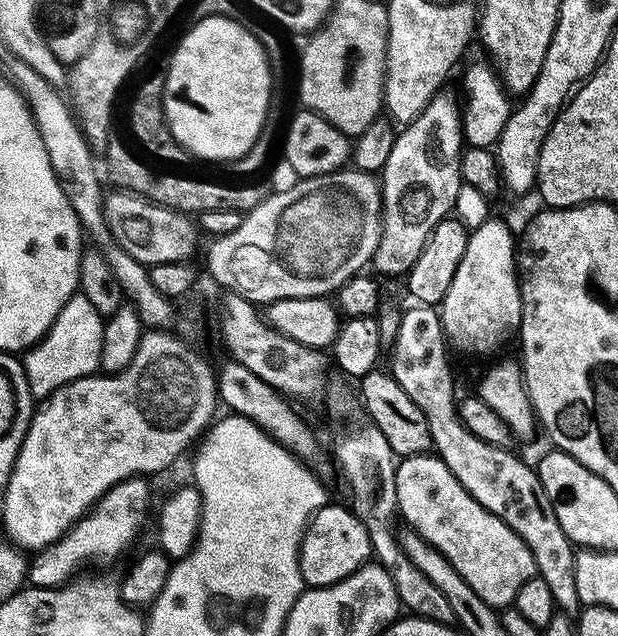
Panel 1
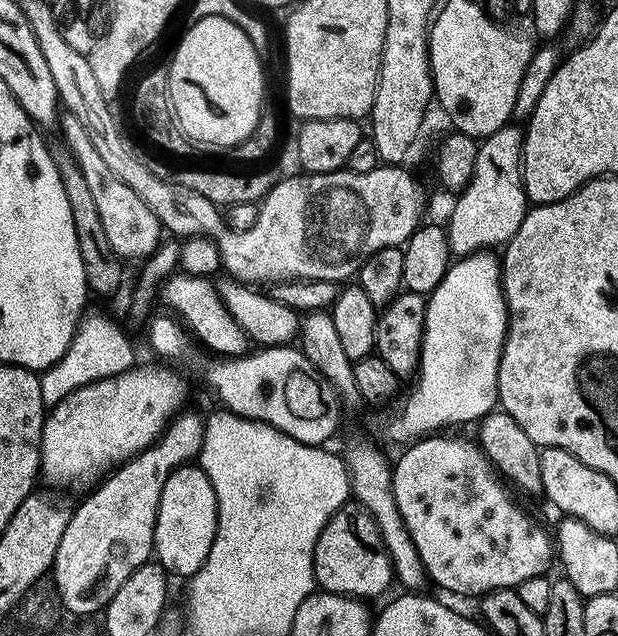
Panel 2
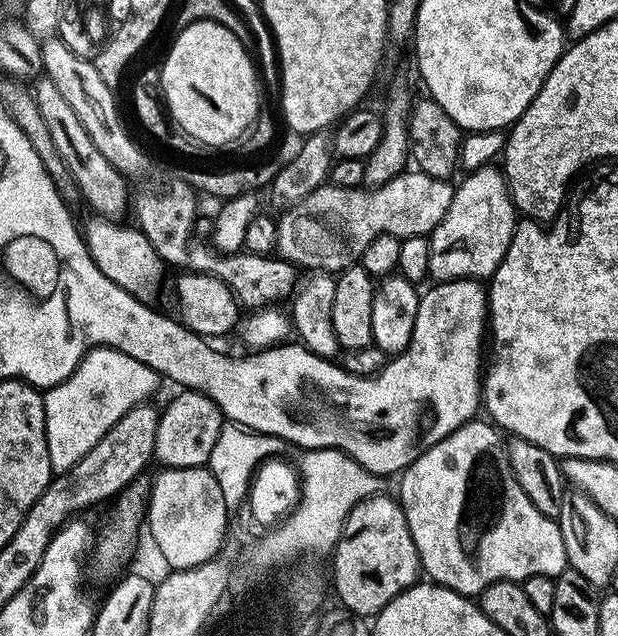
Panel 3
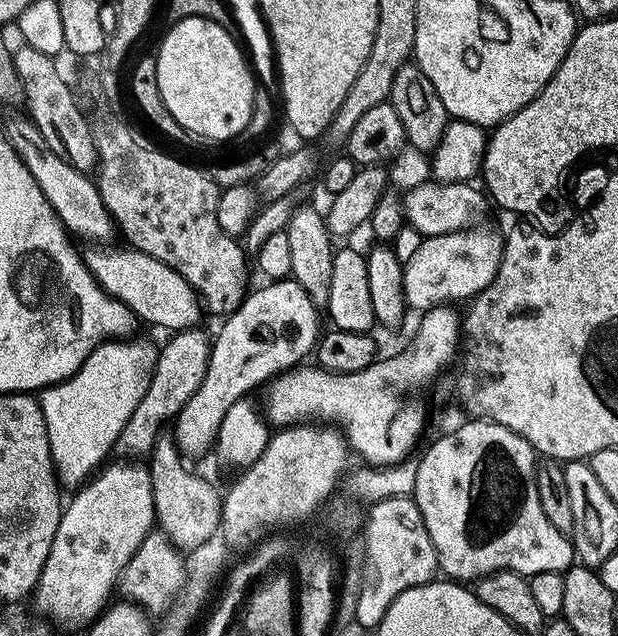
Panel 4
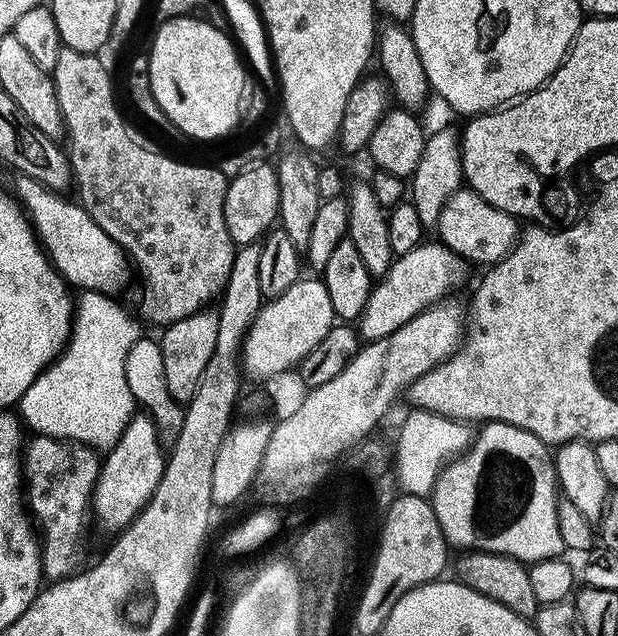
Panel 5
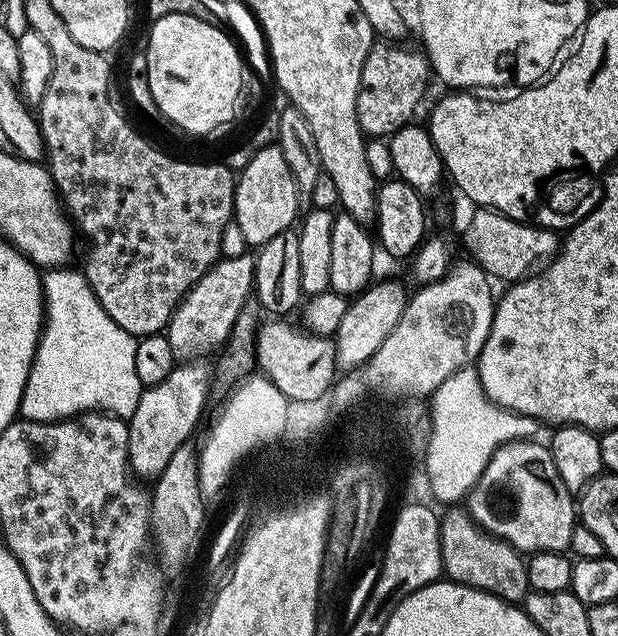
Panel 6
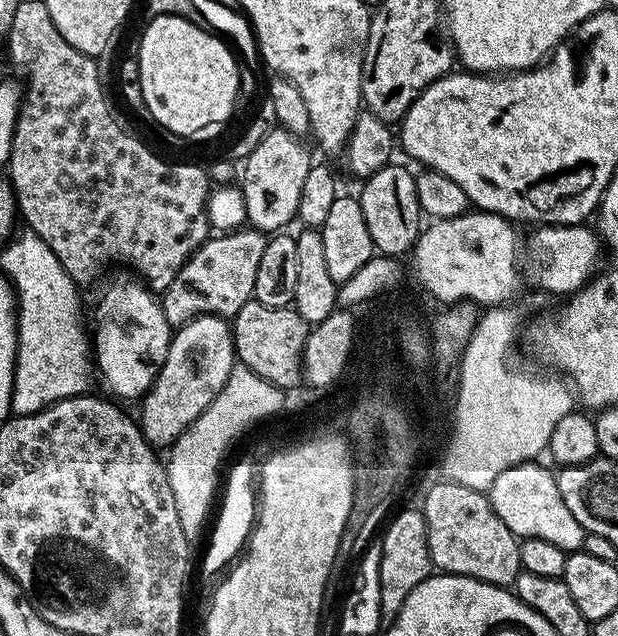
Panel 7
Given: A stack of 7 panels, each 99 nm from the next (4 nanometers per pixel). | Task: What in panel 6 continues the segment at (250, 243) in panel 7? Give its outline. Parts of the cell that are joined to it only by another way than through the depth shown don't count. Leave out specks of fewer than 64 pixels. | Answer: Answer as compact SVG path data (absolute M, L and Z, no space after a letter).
M228 256L216 261L172 309L166 335L173 357L181 361L193 359L203 348L215 349L223 345L232 330L232 323L240 313L240 307L249 299L256 278L256 262L249 256Z

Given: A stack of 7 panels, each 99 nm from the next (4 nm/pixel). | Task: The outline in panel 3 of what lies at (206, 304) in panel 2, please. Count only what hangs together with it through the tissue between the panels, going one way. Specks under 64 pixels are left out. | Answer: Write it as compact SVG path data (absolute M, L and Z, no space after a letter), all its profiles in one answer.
M97 214L91 217L83 224L82 235L95 265L106 278L126 290L135 300L152 304L160 290L164 274L168 271L164 260L154 250L154 246L150 245L149 239L133 225L126 226L117 219Z

